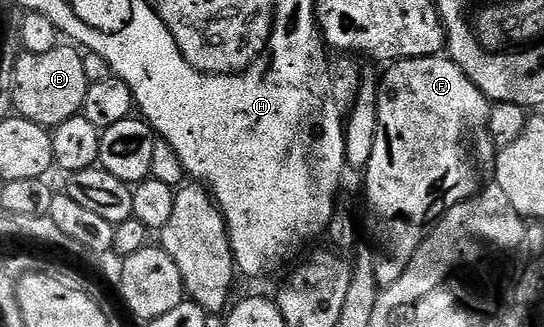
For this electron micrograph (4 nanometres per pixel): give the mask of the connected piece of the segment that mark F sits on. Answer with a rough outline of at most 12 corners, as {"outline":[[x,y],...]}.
{"outline":[[449,56],[378,82],[379,286],[493,174],[492,102]]}

